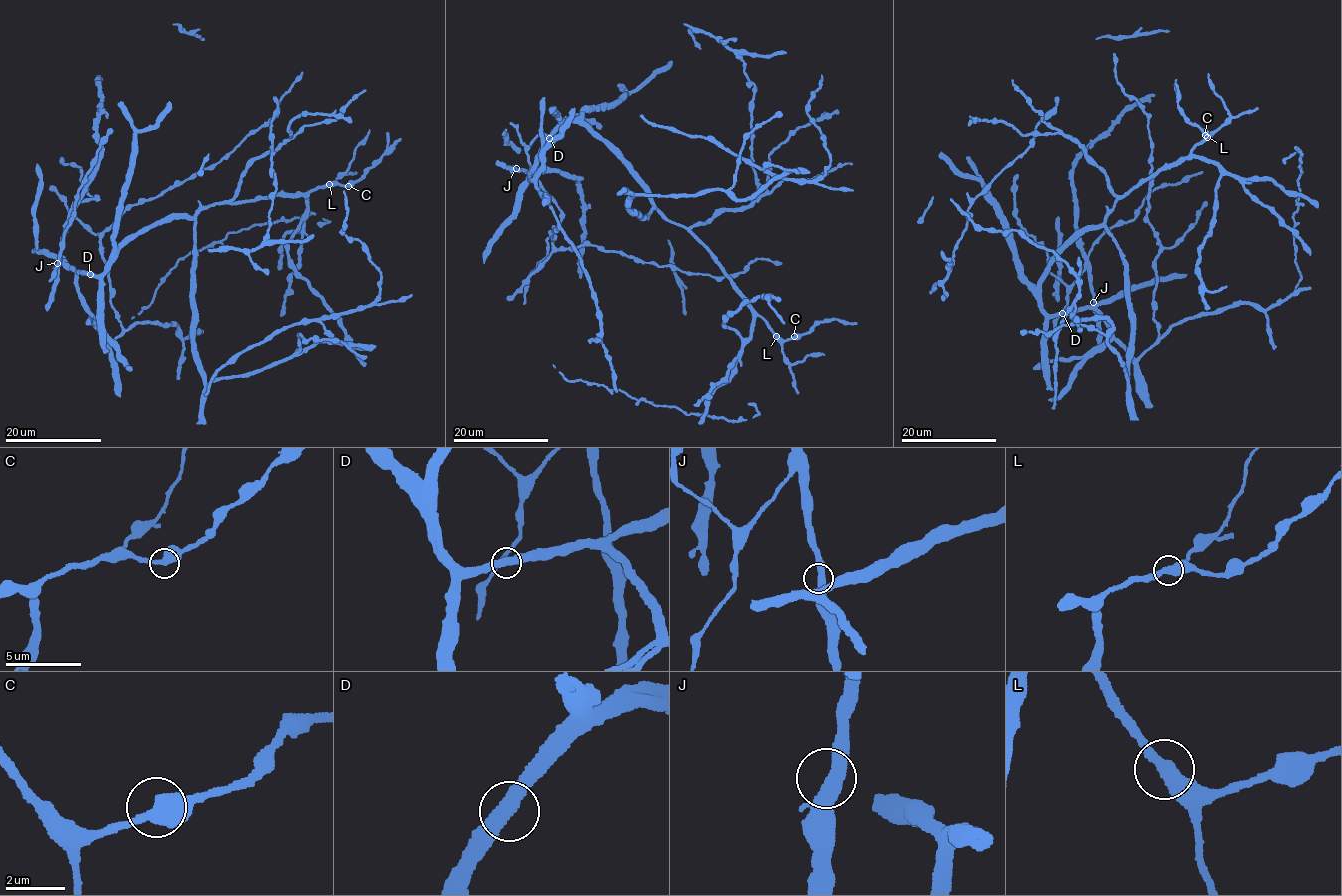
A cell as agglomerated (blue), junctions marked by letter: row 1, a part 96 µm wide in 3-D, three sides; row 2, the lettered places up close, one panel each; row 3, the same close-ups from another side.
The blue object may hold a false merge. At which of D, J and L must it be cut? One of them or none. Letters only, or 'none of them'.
none of them

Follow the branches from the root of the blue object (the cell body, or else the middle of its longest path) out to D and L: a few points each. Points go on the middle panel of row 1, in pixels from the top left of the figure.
D: (633, 170), (582, 123), (568, 120), (549, 138)
L: (633, 170), (651, 203), (669, 220), (682, 225), (706, 247), (733, 288), (776, 336)

